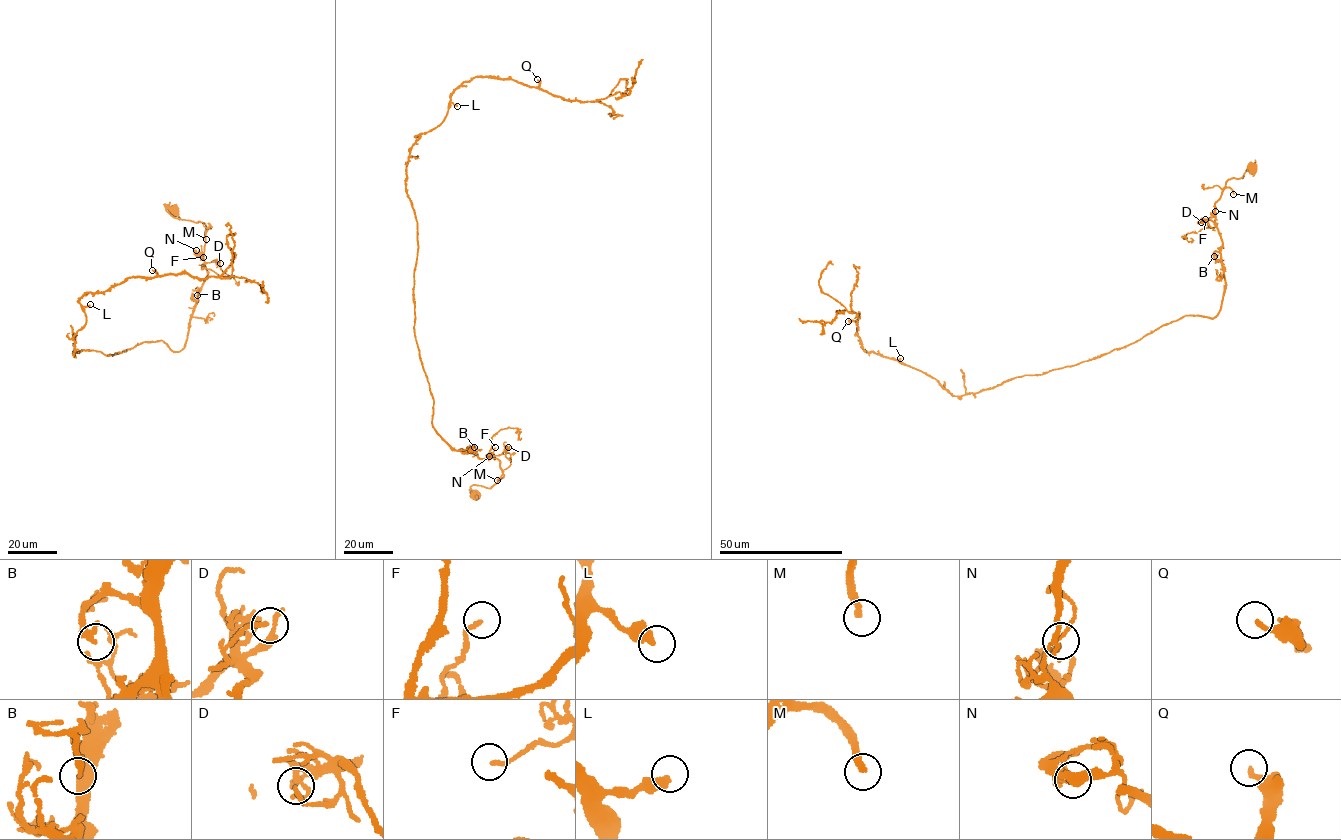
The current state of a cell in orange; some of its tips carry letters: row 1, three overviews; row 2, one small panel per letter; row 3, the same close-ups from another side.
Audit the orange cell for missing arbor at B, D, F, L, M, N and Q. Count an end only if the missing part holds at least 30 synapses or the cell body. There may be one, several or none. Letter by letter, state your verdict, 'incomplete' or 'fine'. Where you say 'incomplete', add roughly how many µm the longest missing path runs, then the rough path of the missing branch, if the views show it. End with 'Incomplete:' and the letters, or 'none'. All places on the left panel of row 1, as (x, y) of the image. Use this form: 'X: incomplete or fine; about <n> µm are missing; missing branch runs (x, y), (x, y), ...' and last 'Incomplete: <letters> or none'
B: fine
D: fine
F: fine
L: fine
M: incomplete; about 25 µm are missing; missing branch runs (206, 239), (215, 251), (223, 252), (224, 256), (220, 256), (220, 252)
N: fine
Q: fine
Incomplete: M

